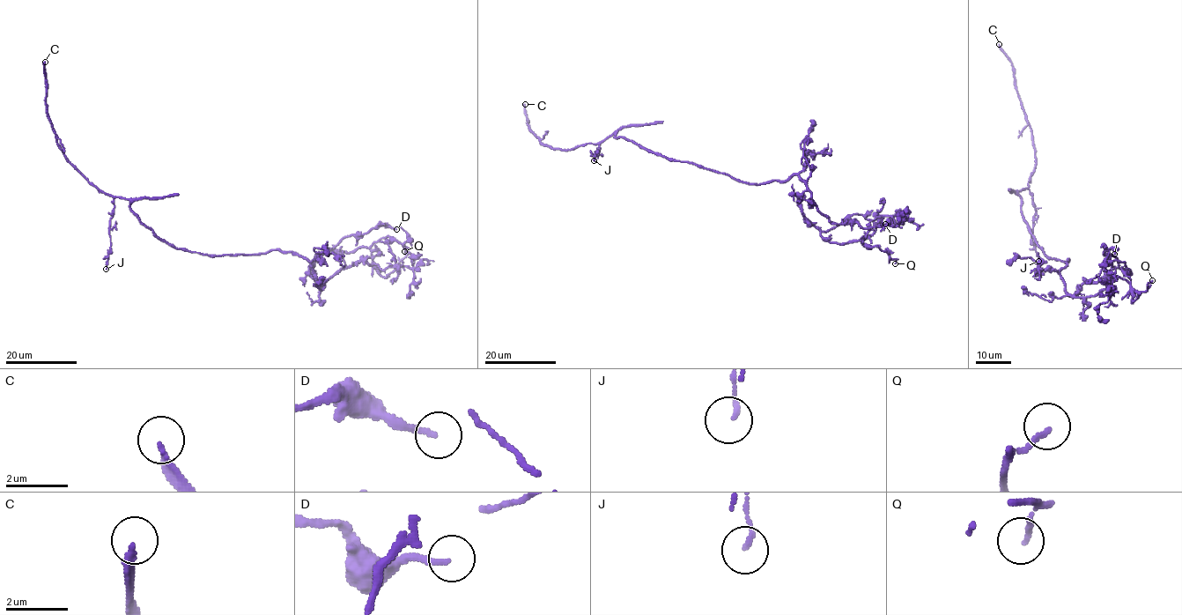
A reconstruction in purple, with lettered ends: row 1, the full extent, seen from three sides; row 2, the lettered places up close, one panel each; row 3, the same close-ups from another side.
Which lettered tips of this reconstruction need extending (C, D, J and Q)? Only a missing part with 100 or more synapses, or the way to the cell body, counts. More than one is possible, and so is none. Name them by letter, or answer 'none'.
C

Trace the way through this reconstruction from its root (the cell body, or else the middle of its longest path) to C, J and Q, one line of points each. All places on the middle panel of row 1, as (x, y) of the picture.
C: (704, 167), (648, 152), (615, 133), (596, 144), (553, 149), (542, 144), (528, 128), (525, 104)
J: (704, 167), (648, 152), (613, 133), (599, 144), (594, 160)
Q: (704, 167), (757, 184), (796, 174), (806, 185), (799, 197), (801, 214), (824, 238), (877, 246), (895, 263)

